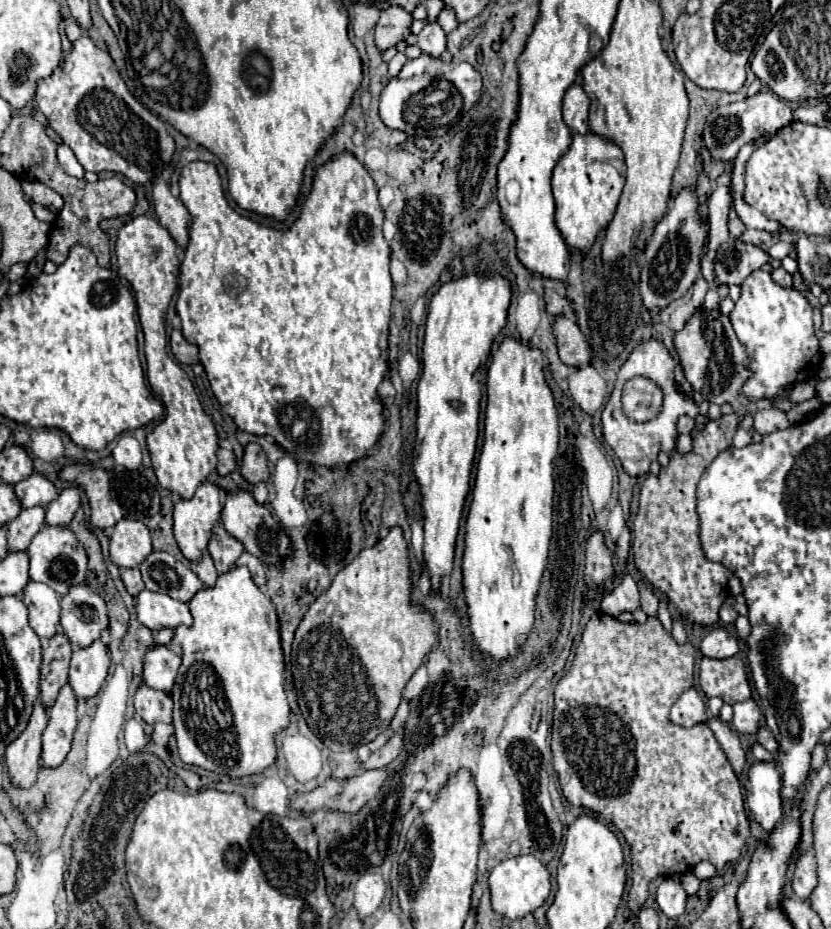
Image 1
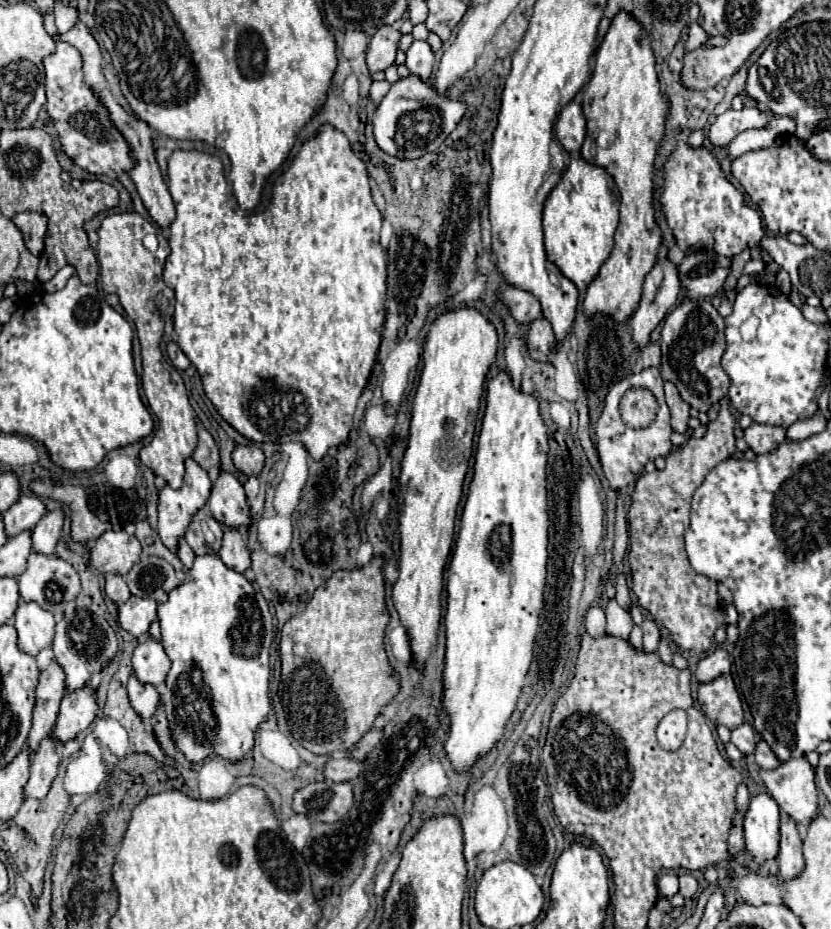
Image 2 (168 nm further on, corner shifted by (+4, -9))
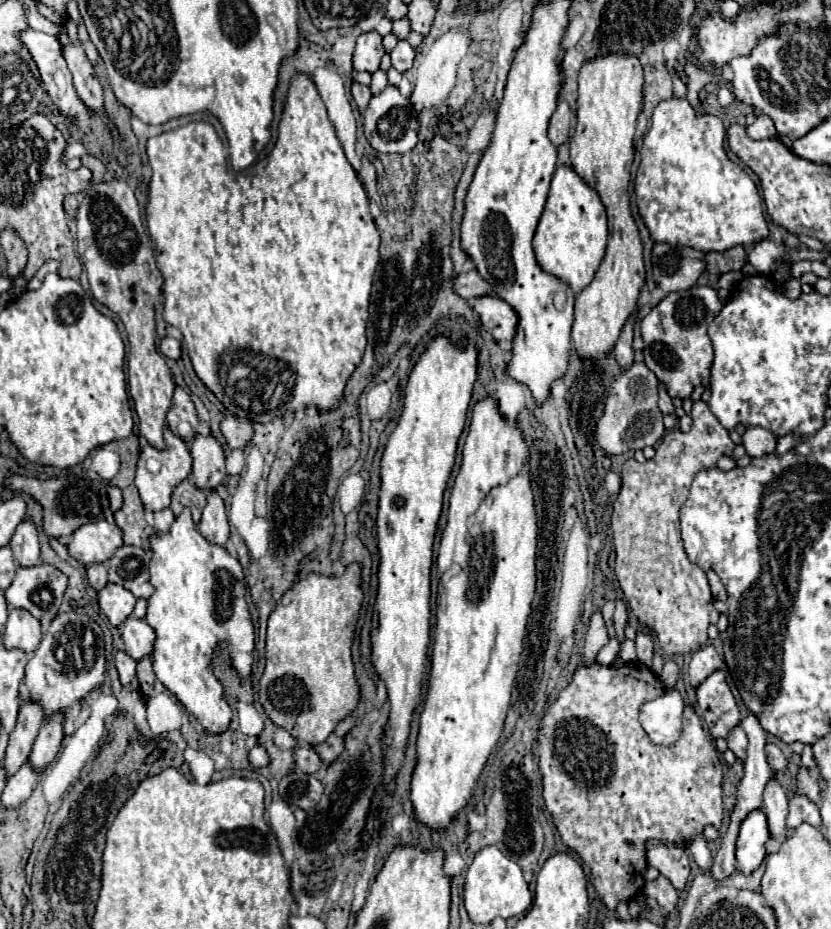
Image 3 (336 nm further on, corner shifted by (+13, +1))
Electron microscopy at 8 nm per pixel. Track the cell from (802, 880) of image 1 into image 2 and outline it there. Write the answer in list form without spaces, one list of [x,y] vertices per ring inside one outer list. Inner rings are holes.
[[[789,817],[781,819],[781,843],[779,843],[777,863],[779,863],[781,881],[791,881],[791,879],[799,877],[805,869],[803,841],[797,833],[795,821]]]

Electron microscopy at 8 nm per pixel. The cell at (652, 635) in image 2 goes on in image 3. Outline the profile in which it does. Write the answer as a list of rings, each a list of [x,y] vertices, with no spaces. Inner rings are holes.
[[[638,631],[636,635],[636,653],[638,653],[638,661],[646,667],[652,665],[652,655],[654,655],[654,645],[650,635],[646,635],[644,631]]]

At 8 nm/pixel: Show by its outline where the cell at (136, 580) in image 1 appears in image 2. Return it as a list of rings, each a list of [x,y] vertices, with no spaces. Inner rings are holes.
[[[105,575],[105,577],[107,577],[107,585],[105,585],[107,597],[113,599],[117,605],[123,605],[131,597],[125,579],[121,575]]]

